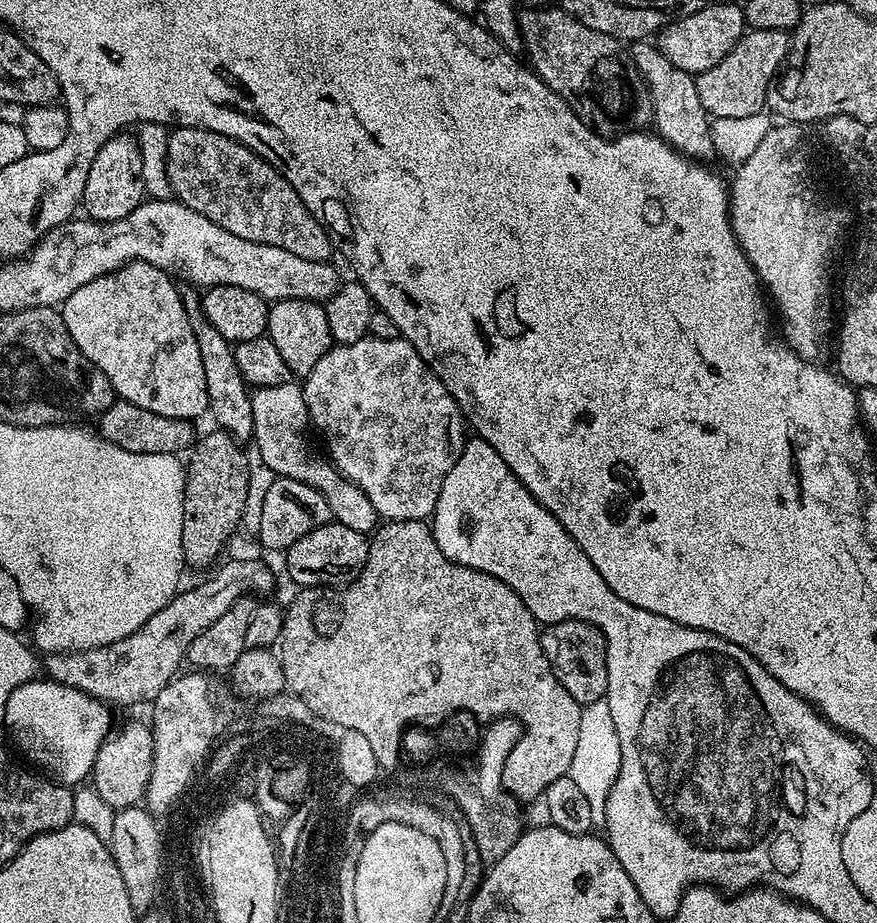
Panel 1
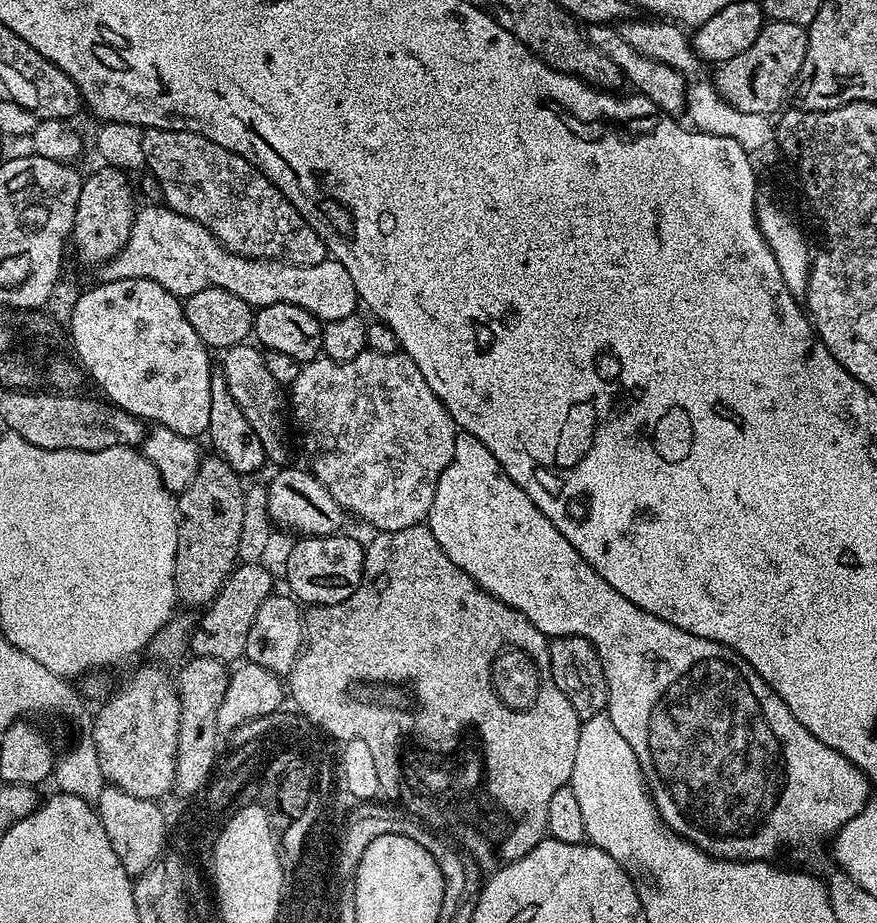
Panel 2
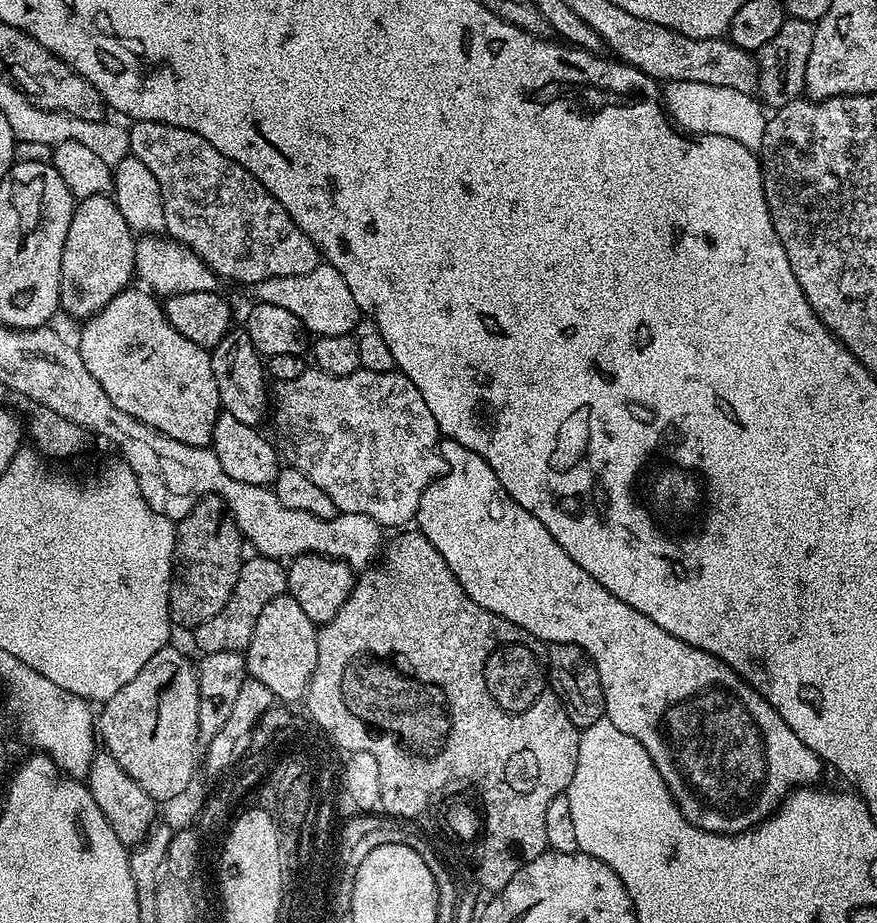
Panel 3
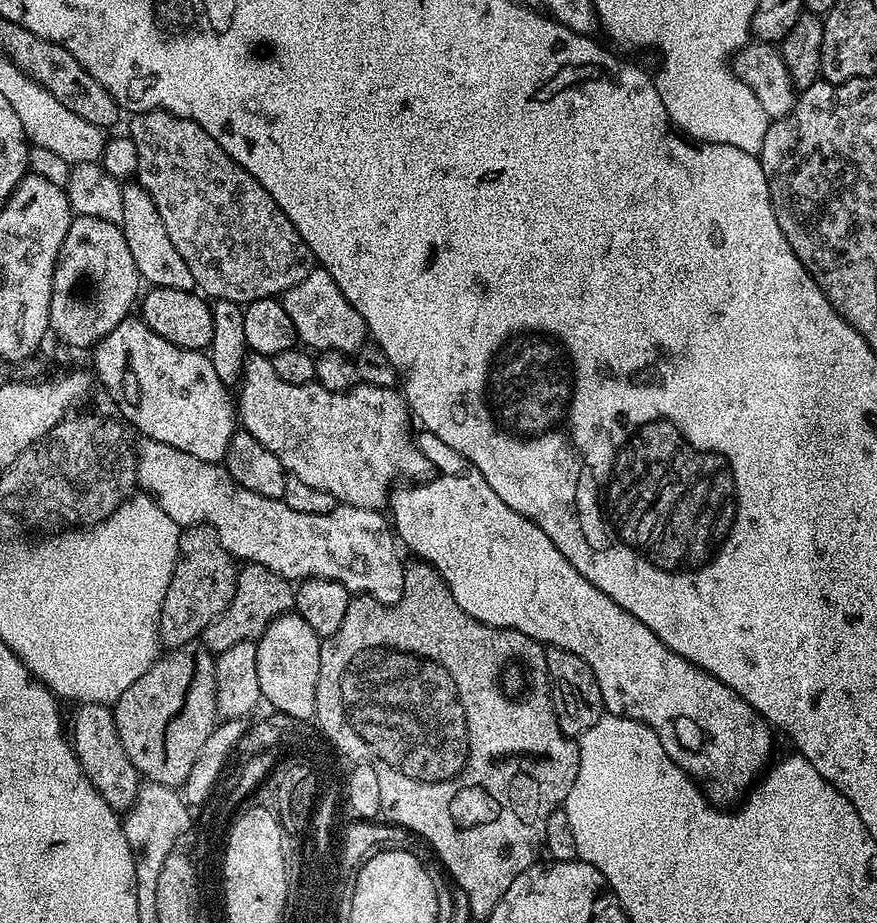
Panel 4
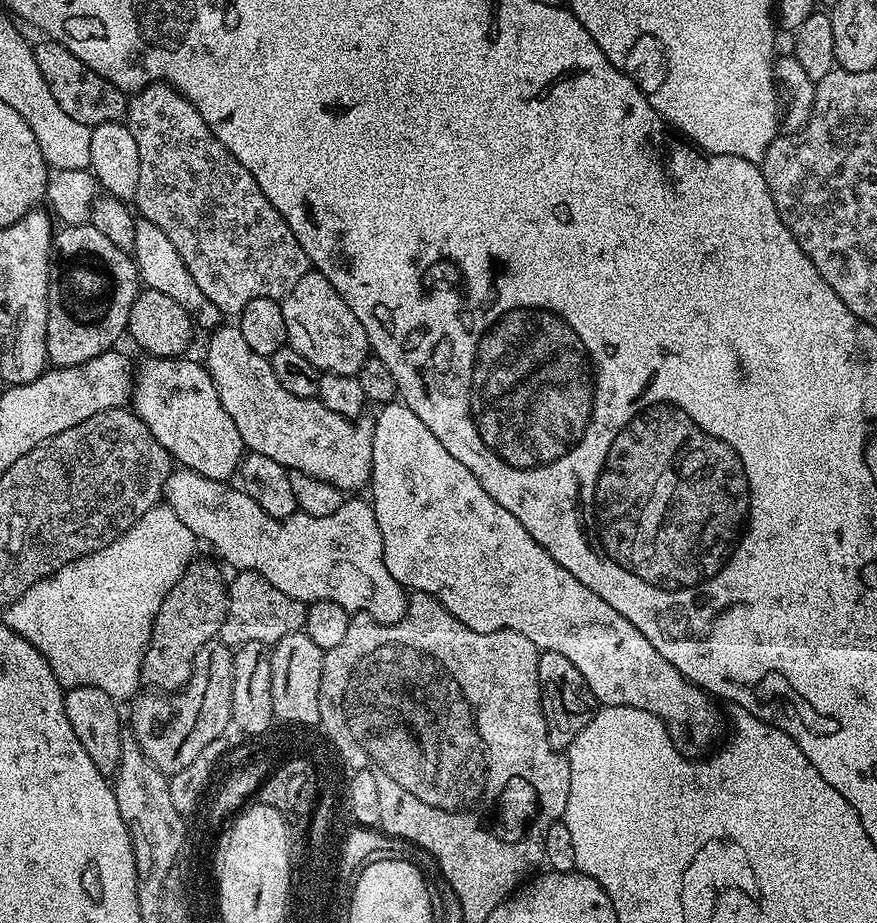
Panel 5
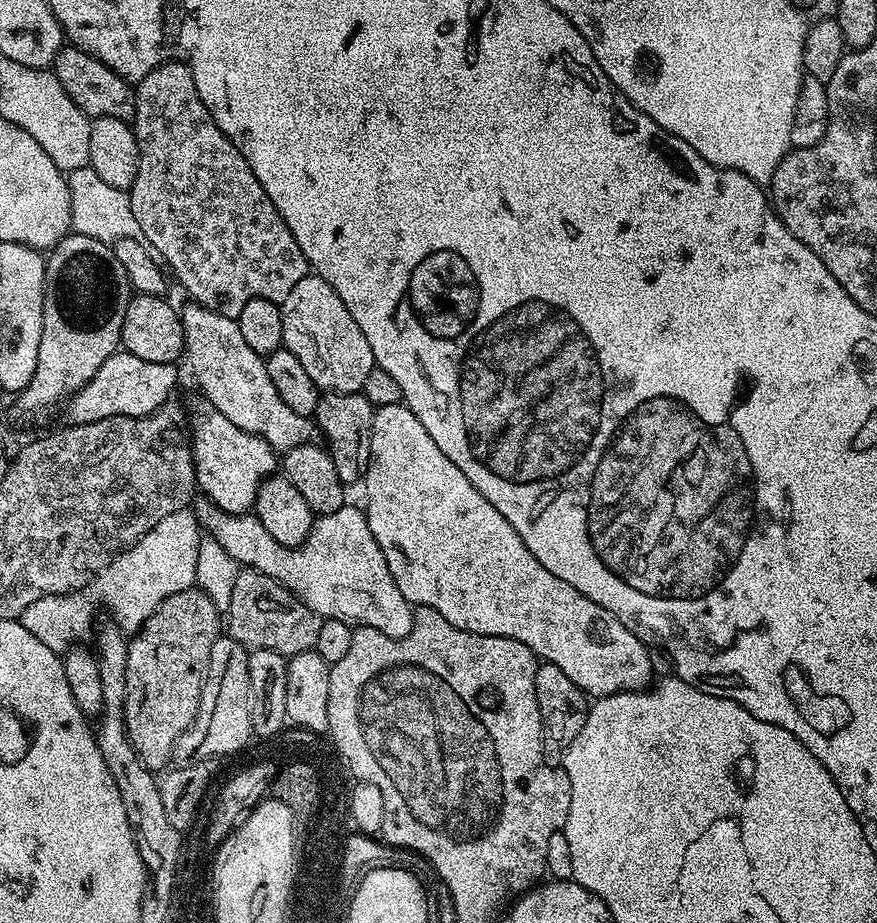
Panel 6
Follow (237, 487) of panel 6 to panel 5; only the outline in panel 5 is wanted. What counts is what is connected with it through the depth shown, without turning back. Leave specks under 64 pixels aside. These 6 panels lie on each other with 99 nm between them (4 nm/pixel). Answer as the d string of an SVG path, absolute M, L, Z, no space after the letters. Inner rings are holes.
M154 356L144 358L134 372L134 383L130 397L131 411L146 426L158 442L162 442L165 450L172 455L177 465L194 470L206 478L214 478L225 482L231 481L239 473L240 461L246 455L246 447L242 435L238 432L234 421L223 409L214 378L207 367L198 359L177 358L175 356Z

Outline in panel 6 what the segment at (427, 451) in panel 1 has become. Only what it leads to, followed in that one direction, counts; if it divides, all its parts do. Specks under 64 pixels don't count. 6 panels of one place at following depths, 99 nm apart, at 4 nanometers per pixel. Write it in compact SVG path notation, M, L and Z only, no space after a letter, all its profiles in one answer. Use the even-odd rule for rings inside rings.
M196 301L187 303L179 309L184 356L202 390L203 399L210 401L234 426L263 438L277 453L283 454L294 446L311 443L316 434L315 423L309 417L296 414L279 397L266 371L265 357L247 345L239 321L211 311Z

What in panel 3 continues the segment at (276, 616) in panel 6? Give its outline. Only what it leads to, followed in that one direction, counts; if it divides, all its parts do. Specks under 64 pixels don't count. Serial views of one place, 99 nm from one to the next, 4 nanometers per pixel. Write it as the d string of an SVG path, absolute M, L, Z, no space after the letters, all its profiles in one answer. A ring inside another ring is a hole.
M252 554L245 559L244 565L240 567L238 582L234 582L234 590L230 594L230 602L214 614L206 622L197 624L194 629L196 644L201 653L205 652L239 652L247 649L250 638L254 634L254 625L261 617L262 610L272 598L288 591L288 570L281 561Z

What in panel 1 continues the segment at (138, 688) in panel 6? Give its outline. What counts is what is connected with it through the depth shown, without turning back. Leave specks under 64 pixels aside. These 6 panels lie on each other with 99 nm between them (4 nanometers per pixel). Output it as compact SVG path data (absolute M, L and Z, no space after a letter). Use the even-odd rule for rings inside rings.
M211 429L212 432L208 433L205 437L204 435L197 441L195 447L191 449L190 457L192 456L192 461L187 461L186 464L186 479L184 482L184 525L182 526L182 546L184 547L184 562L185 565L192 566L192 564L197 564L198 567L204 568L216 555L220 552L220 547L227 542L232 536L232 531L235 528L239 529L241 527L241 520L243 518L243 508L246 506L247 502L247 486L250 483L250 470L248 469L249 453L244 453L241 448L243 448L239 443L233 439L231 435L224 429Z

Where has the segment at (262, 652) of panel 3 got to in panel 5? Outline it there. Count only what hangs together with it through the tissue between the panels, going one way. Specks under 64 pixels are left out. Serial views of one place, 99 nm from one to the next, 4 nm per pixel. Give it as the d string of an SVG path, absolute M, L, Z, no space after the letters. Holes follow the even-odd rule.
M301 630L286 634L277 644L271 645L270 692L274 694L274 713L303 724L320 717L318 694L322 690L322 662L324 651Z

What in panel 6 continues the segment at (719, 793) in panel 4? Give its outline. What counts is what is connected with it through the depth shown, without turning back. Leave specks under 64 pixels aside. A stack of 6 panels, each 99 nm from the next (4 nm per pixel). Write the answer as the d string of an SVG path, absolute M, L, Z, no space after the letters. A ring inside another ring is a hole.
M403 402L382 404L376 408L374 430L370 434L368 466L364 469L362 477L363 484L364 496L368 499L366 515L370 522L370 534L374 534L374 538L382 550L382 558L386 558L386 566L390 566L390 574L394 578L394 582L398 582L398 590L402 590L402 594L409 604L438 610L438 614L442 614L442 618L446 618L446 622L450 622L450 626L454 626L458 630L466 630L470 634L482 634L483 636L514 638L518 642L530 646L535 657L545 664L558 666L558 670L564 671L566 678L570 678L570 682L577 684L592 698L619 692L639 692L647 689L653 683L652 660L648 657L649 649L645 644L626 626L622 626L622 622L618 622L618 618L614 618L614 614L610 614L610 610L602 610L602 606L598 606L598 602L590 602L590 598L586 598L586 594L578 594L578 590L574 590L574 586L570 586L570 582L562 582L562 578L550 574L550 570L546 570L546 566L542 566L542 562L538 562L538 558L534 558L534 554L530 554L530 550L526 550L526 542L522 542L518 530L514 530L514 526L510 526L510 522L506 522L506 518L502 518L502 514L498 514L498 510L494 510L494 506L490 506L490 502L486 498L482 498L482 494L478 490L474 490L470 478L466 478L466 474L462 474L462 470L458 470L458 466L454 466L454 462L450 462L450 458L446 458L446 454L442 454L442 450L438 450L434 438L430 438L430 434L426 434L426 426L422 426L422 422L418 422L418 418L408 409L407 404Z

